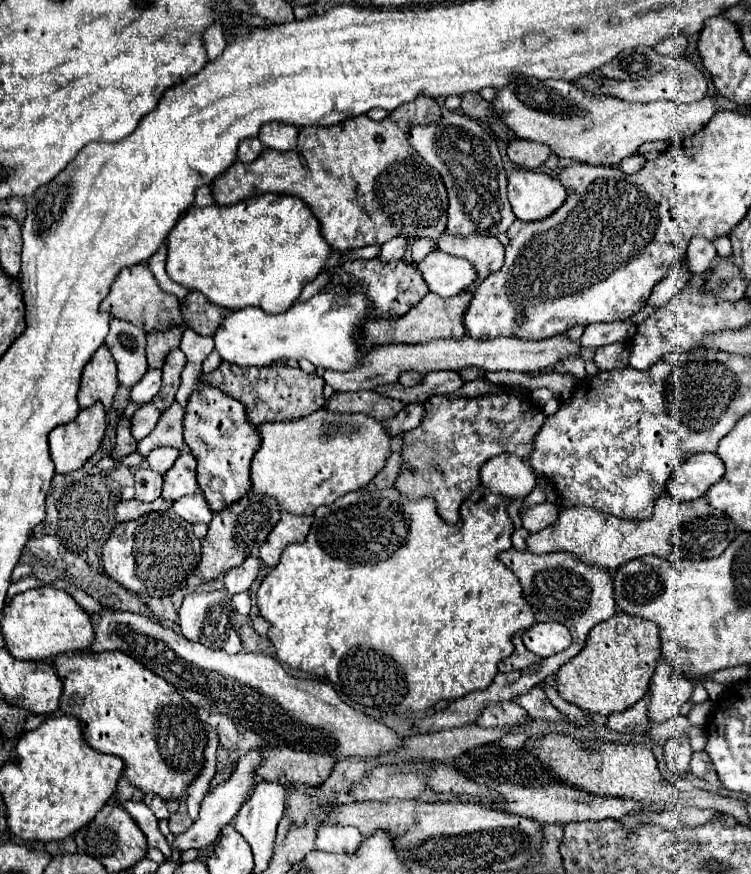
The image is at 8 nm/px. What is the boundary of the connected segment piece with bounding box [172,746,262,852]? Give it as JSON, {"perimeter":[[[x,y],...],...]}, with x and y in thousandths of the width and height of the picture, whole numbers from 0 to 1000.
{"perimeter":[[[344,854],[336,856],[336,858],[330,858],[328,865],[322,865],[322,867],[317,870],[314,883],[312,883],[301,895],[290,897],[282,906],[277,906],[277,908],[272,911],[272,915],[269,915],[269,920],[266,920],[266,931],[264,931],[264,936],[258,938],[258,943],[256,943],[248,952],[242,952],[242,954],[237,954],[237,957],[232,959],[232,963],[229,963],[229,970],[232,970],[232,973],[240,973],[240,975],[253,973],[253,970],[269,973],[269,970],[285,966],[285,961],[290,959],[293,950],[296,950],[301,943],[306,943],[306,938],[309,938],[309,936],[314,934],[314,929],[320,927],[322,915],[328,915],[330,906],[336,904],[336,899],[338,899],[338,886],[336,886],[336,883],[338,883],[338,879],[346,874],[346,870],[349,870],[349,860],[346,860]]]}

